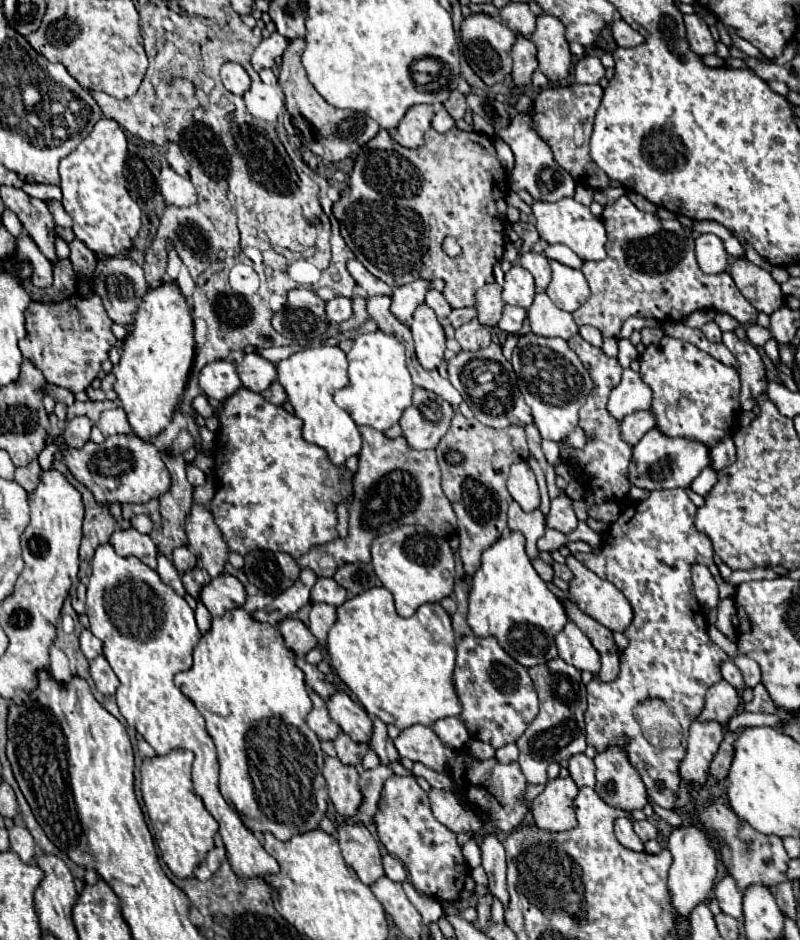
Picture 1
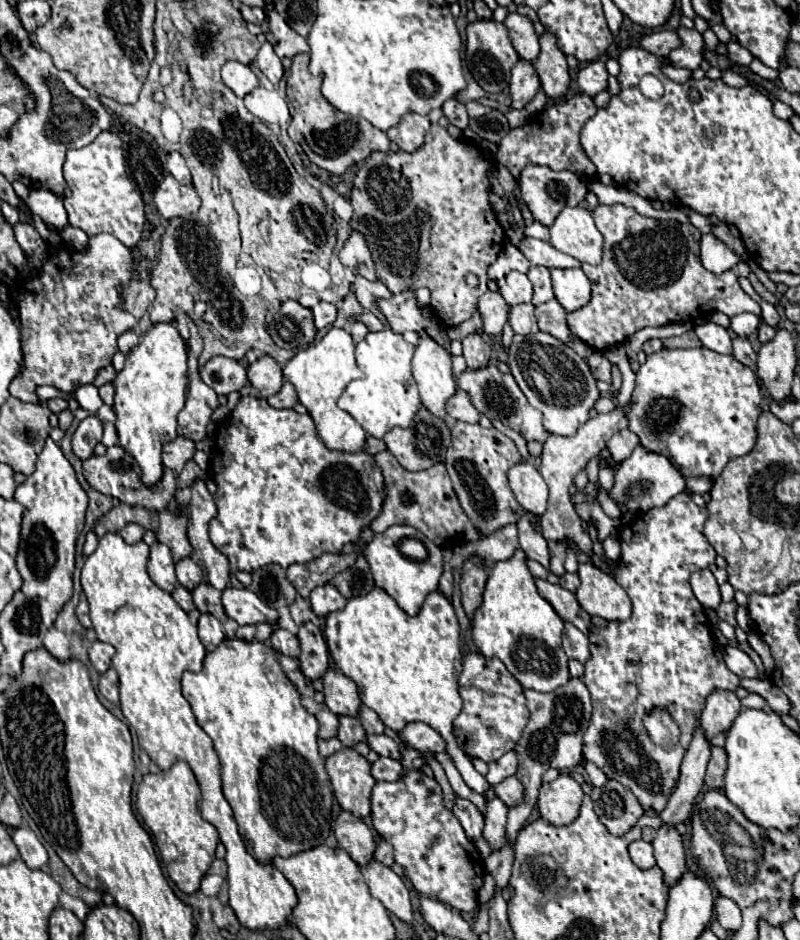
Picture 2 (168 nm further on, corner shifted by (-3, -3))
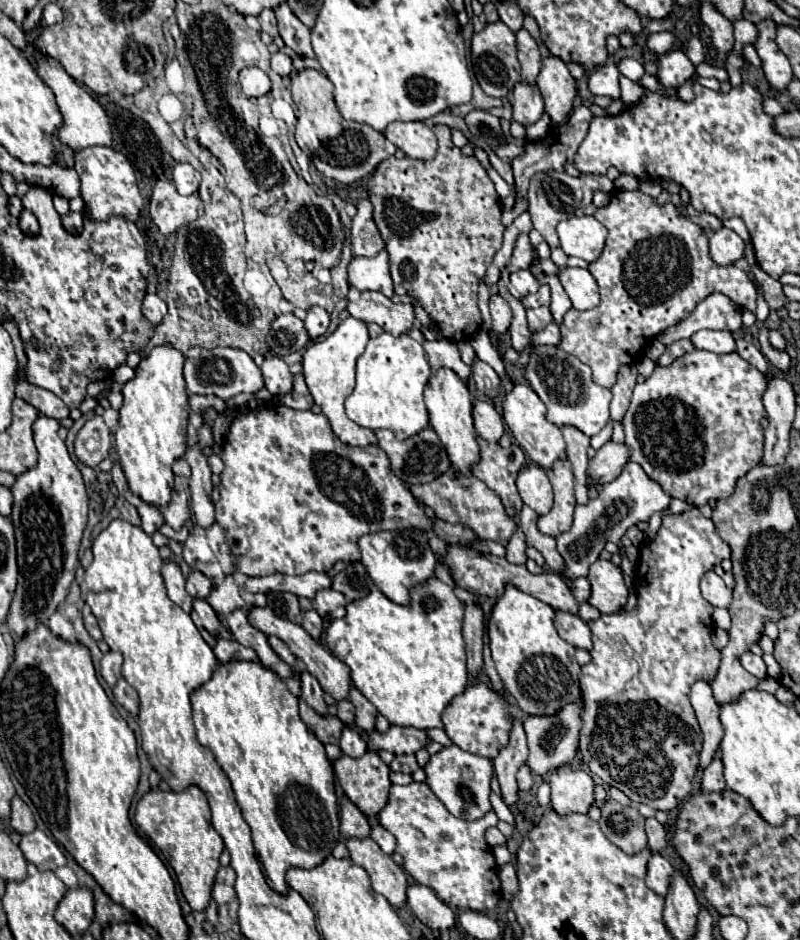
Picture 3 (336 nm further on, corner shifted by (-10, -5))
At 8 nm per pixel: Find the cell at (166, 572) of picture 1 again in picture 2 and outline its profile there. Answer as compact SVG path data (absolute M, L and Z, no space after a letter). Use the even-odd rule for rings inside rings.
M177 585L171 595L173 595L173 599L175 599L185 611L191 611L191 609L195 607L195 605L193 605L193 599L191 599L191 593L189 593L187 589L183 589L181 585Z

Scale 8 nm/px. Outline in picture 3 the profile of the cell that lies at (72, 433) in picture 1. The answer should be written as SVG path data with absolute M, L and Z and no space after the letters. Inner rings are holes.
M94 415L84 423L74 441L74 453L80 463L96 469L100 461L108 459L112 451L110 429L100 415Z

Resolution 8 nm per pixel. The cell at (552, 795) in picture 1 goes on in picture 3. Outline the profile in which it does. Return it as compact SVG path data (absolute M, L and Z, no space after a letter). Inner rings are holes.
M568 765L558 767L548 779L552 787L552 807L560 815L586 813L594 803L594 779L582 771Z

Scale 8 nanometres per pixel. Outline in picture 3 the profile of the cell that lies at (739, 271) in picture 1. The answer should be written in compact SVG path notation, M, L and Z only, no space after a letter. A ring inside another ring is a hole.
M700 213L700 227L706 231L716 231L722 227L722 221L716 215L710 213Z

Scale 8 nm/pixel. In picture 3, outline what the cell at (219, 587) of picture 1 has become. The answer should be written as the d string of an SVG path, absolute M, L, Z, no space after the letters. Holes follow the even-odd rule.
M252 607L252 609L250 609L250 623L254 623L254 627L258 627L264 635L276 635L276 637L280 637L280 639L290 647L290 651L298 657L298 661L304 665L304 669L306 669L310 675L314 675L314 677L318 679L320 687L322 687L326 693L330 693L336 701L348 699L346 691L350 691L350 683L352 683L352 681L350 681L350 669L348 669L340 659L336 659L330 651L326 651L320 641L312 639L300 625L294 625L294 623L290 623L290 621L286 621L286 619L274 617L274 613L272 613L270 607Z

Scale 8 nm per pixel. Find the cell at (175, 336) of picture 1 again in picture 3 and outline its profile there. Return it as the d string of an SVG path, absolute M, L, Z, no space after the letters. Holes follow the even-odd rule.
M154 347L136 367L136 377L124 383L120 427L114 437L122 471L130 491L150 505L168 505L174 485L172 463L186 451L188 393L182 375L184 355L174 347Z

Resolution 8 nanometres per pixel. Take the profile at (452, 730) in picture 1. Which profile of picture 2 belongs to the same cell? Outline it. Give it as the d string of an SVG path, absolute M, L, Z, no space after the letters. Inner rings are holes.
M425 723L407 725L407 729L401 731L401 739L407 741L407 745L417 751L433 751L433 753L447 751L445 739L433 727L425 725Z

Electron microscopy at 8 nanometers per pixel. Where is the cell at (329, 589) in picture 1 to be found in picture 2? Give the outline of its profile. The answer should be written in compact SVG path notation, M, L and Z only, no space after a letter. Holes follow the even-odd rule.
M329 583L321 585L321 587L315 587L309 595L309 601L311 601L313 613L319 615L319 617L327 617L327 613L339 611L347 603L347 599Z

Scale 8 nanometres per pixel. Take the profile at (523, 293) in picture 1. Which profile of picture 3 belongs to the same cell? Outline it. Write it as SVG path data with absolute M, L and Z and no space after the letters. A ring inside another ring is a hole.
M520 269L516 273L510 273L510 283L508 283L508 291L516 297L522 299L528 293L536 293L540 287L540 283L536 281L536 277L532 275L532 271L528 269Z

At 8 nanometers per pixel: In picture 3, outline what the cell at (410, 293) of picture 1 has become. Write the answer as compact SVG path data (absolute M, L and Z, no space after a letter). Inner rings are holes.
M362 291L358 301L348 301L346 311L356 319L380 325L390 335L402 335L414 327L410 303L392 303L376 291Z

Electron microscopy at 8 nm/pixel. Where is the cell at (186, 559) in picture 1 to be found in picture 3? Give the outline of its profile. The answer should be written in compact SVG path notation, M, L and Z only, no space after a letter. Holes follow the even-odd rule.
M192 571L186 579L186 591L194 599L206 599L208 593L212 591L212 579L202 575L200 571Z

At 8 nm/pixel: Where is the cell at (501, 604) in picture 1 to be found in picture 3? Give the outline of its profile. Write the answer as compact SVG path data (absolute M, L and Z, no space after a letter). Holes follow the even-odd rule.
M506 587L490 615L492 659L508 695L528 717L556 715L564 705L580 699L580 665L574 659L574 647L558 637L552 619L550 605L516 587Z

